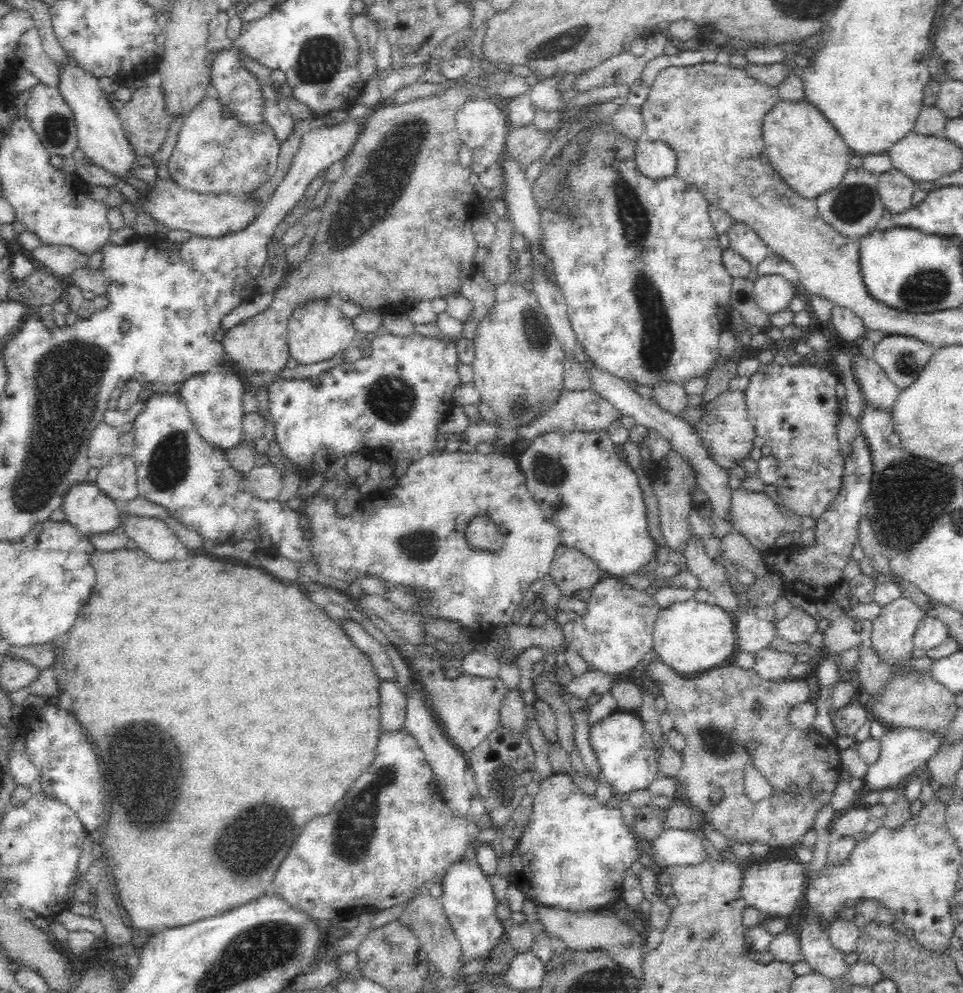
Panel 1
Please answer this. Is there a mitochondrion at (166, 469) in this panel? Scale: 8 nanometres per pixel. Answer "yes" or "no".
yes

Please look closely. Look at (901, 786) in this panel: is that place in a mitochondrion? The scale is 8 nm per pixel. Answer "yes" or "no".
no

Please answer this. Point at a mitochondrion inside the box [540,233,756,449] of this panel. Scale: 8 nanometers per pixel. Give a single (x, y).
(657, 339)

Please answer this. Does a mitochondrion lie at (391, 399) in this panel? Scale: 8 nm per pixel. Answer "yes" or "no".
yes

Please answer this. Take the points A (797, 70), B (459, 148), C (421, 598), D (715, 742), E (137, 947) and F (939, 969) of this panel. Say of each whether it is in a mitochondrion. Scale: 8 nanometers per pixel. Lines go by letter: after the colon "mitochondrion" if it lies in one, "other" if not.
A: other
B: other
C: other
D: mitochondrion
E: other
F: other

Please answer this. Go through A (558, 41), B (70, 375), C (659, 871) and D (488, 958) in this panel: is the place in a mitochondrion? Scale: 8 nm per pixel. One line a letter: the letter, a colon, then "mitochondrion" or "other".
A: mitochondrion
B: mitochondrion
C: other
D: other

